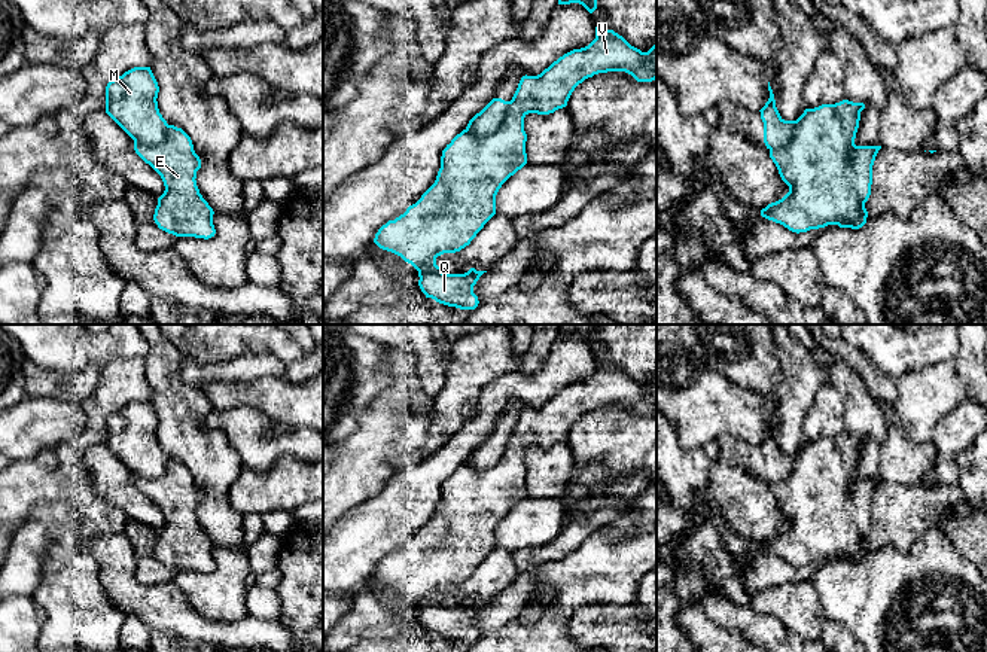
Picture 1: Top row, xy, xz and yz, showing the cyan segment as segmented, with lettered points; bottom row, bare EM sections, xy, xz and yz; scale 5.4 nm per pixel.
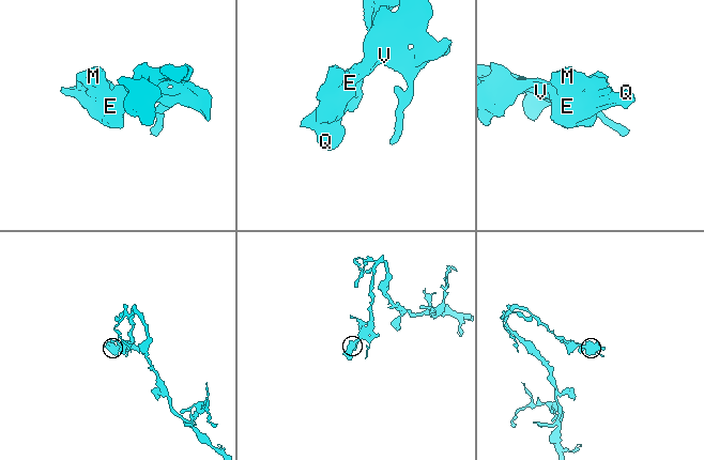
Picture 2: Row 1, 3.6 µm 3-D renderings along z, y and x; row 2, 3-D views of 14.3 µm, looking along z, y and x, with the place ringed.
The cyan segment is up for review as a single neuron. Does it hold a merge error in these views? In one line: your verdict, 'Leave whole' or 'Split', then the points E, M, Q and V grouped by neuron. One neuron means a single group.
Split. Groups: E Q V / M

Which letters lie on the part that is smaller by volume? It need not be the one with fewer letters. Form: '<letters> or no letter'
M

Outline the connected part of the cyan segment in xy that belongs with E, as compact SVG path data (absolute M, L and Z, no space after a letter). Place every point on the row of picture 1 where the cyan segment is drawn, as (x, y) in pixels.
M168 125L161 144L134 141L134 150L161 176L165 186L153 214L158 228L176 237L214 237L214 211L197 186L201 159L191 137L182 128Z

